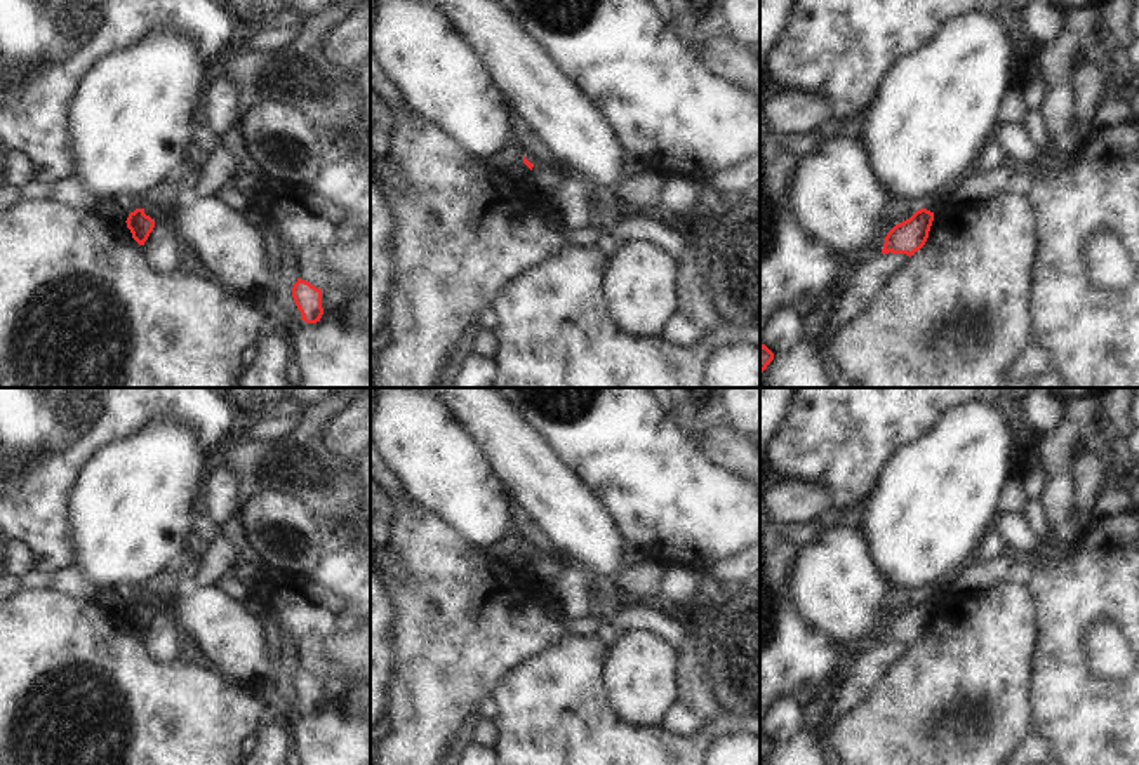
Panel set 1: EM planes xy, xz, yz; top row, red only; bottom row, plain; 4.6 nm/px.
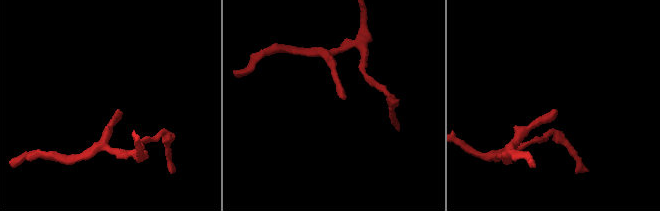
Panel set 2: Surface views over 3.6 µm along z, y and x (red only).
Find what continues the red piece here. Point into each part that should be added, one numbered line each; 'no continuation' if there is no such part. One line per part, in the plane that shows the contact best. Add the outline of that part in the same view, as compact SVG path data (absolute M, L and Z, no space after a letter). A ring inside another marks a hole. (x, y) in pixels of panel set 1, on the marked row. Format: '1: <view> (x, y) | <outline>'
no continuation

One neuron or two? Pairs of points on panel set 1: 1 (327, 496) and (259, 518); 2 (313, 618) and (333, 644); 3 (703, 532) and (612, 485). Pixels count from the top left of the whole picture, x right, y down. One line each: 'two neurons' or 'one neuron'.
1: two neurons
2: two neurons
3: one neuron

